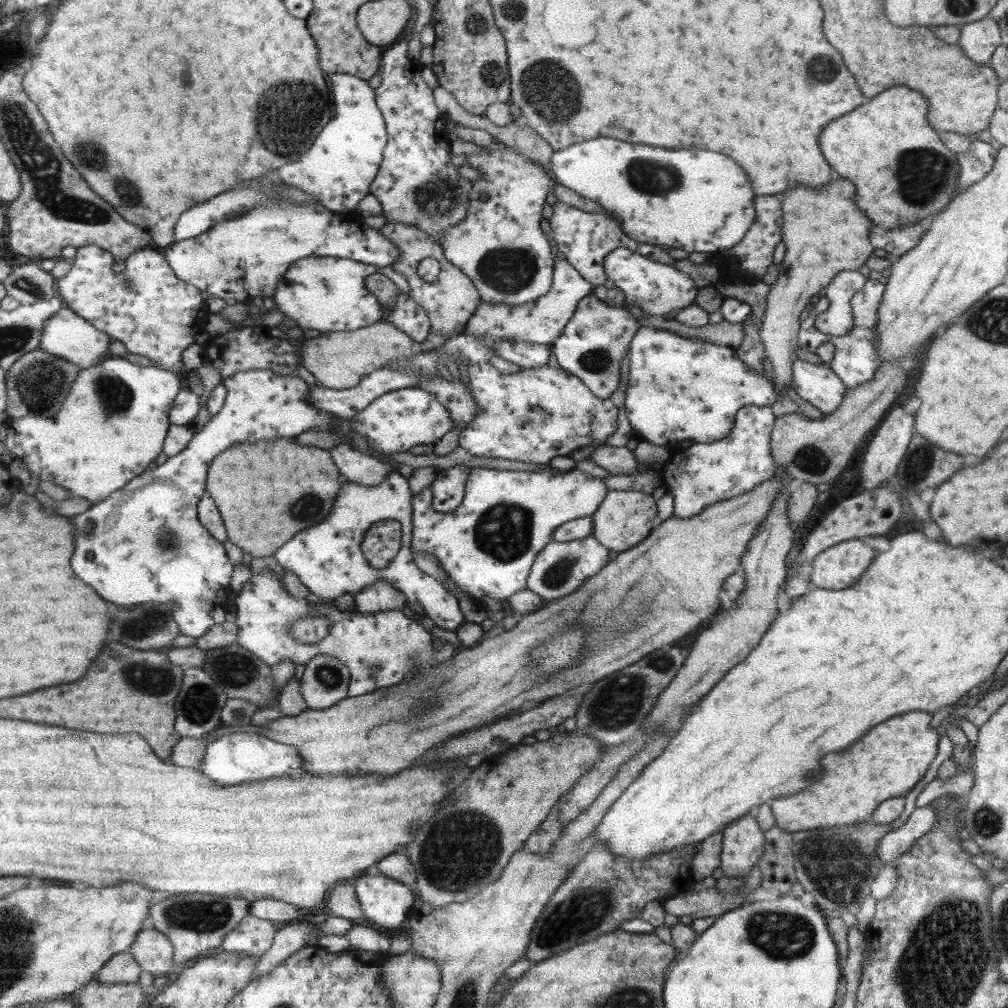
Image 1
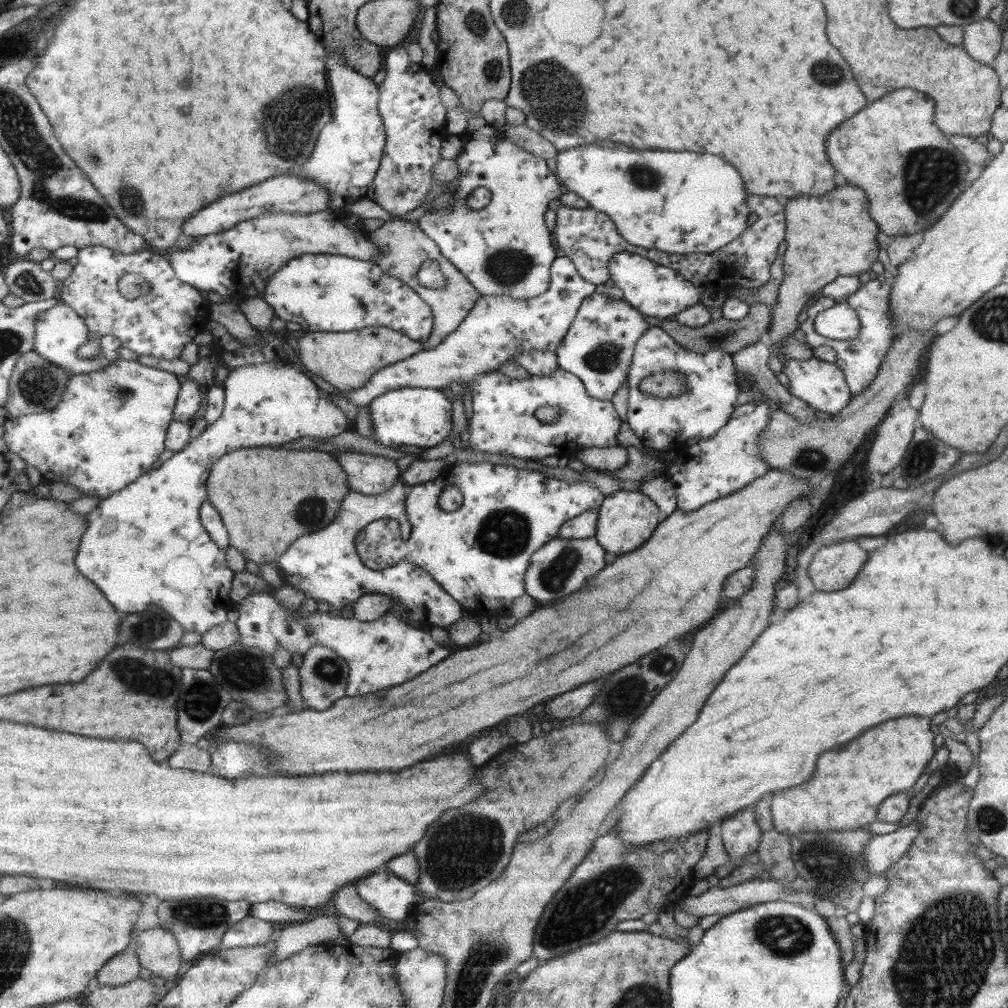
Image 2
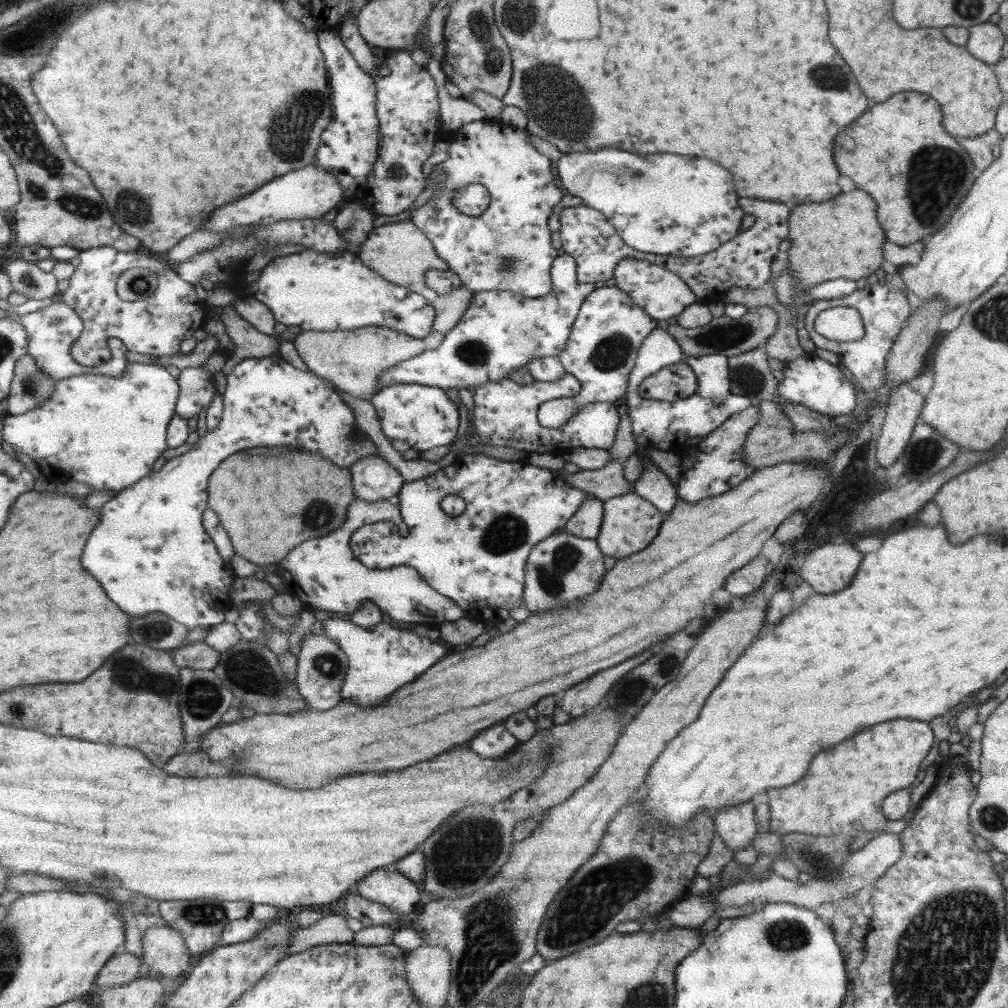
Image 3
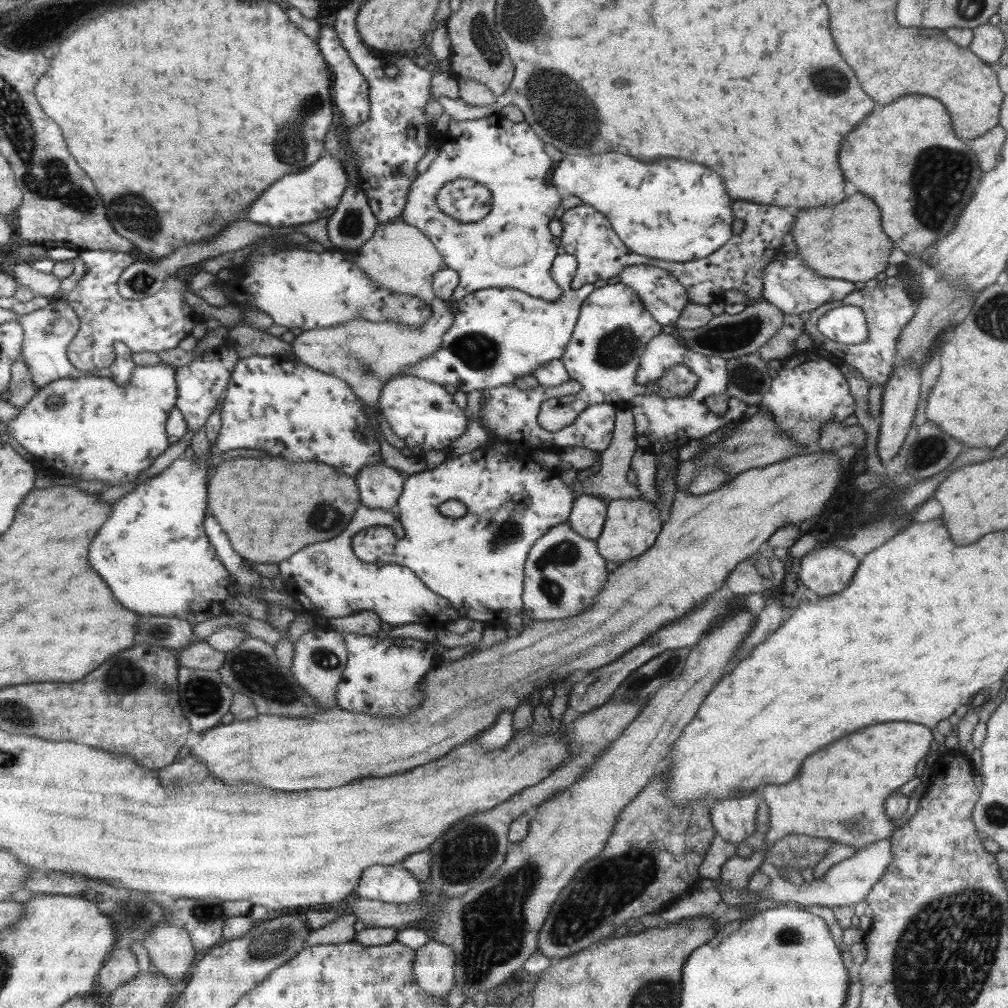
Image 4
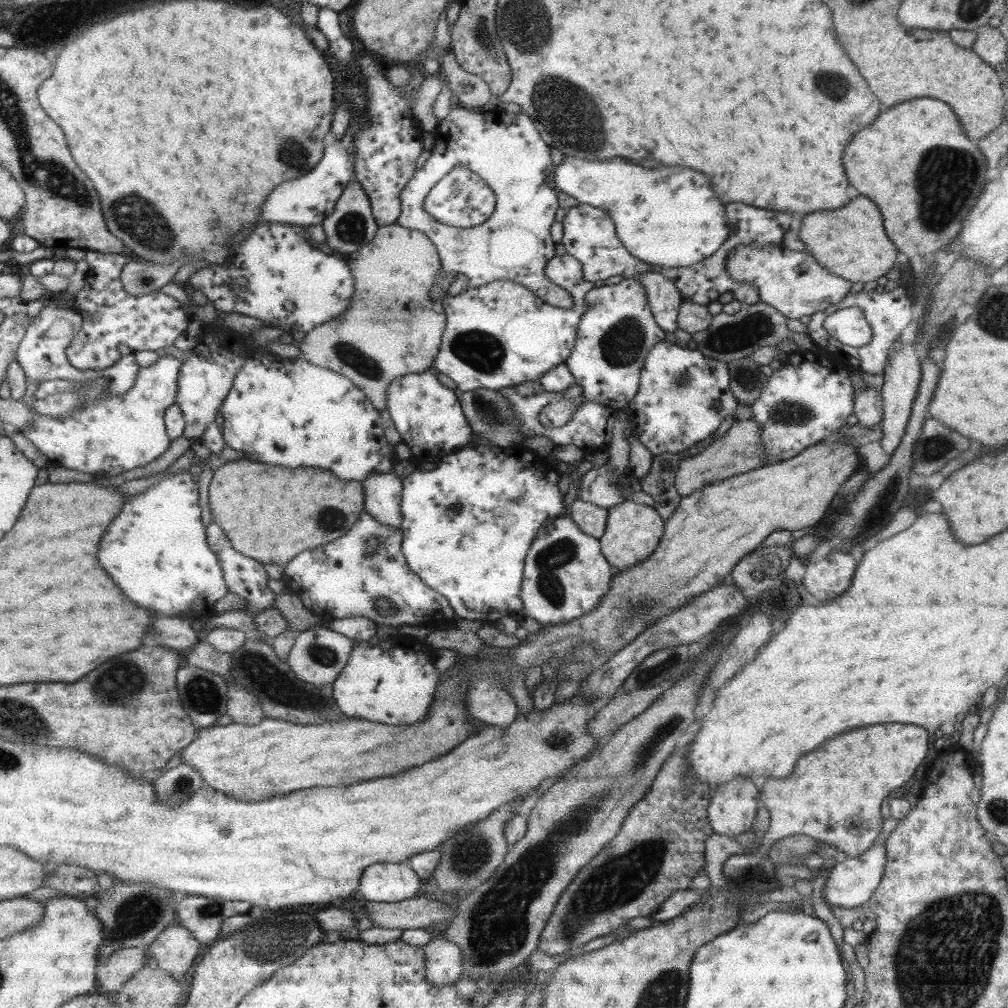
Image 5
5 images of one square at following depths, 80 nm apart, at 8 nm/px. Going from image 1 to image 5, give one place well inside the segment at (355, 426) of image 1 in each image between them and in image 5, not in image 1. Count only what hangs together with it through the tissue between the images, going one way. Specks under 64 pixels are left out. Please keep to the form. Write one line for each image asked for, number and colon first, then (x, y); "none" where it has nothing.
2: (417, 416)
3: (424, 416)
4: (422, 413)
5: (428, 416)

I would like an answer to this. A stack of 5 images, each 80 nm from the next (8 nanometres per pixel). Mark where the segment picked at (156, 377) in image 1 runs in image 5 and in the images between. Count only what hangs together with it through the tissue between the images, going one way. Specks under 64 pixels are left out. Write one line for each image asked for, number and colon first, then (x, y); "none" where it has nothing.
2: (110, 426)
3: (106, 432)
4: (106, 432)
5: (109, 433)

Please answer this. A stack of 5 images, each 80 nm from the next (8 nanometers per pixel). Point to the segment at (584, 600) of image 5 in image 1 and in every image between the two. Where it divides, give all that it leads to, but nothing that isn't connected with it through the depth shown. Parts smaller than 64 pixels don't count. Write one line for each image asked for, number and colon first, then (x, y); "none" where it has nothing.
1: (559, 568)
2: (563, 566)
3: (563, 568)
4: (563, 572)

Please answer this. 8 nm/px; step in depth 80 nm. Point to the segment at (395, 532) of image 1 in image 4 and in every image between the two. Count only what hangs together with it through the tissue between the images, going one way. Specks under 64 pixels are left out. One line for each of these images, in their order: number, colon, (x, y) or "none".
2: (478, 554)
3: (477, 559)
4: (476, 562)

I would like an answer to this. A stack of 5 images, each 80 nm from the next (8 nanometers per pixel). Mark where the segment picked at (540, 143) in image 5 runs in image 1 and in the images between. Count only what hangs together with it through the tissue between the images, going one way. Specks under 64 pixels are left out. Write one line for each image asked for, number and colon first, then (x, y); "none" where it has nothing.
1: (500, 245)
2: (505, 249)
3: (508, 247)
4: (512, 247)

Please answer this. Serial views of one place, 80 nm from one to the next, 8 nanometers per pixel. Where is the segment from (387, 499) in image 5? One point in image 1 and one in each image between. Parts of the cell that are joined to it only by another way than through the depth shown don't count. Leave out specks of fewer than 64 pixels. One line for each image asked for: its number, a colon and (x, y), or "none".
1: (353, 465)
2: (368, 474)
3: (373, 479)
4: (379, 485)

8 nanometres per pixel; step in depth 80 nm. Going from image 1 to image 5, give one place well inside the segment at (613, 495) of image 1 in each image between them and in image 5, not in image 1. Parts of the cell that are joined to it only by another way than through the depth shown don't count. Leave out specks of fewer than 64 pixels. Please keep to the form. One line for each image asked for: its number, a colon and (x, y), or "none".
2: (626, 520)
3: (630, 523)
4: (631, 526)
5: (633, 531)

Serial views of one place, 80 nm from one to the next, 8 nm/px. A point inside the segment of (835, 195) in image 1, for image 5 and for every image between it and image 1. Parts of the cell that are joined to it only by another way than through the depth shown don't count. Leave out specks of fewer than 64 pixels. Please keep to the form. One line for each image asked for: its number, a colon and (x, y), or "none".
2: (828, 236)
3: (841, 238)
4: (846, 241)
5: (851, 243)

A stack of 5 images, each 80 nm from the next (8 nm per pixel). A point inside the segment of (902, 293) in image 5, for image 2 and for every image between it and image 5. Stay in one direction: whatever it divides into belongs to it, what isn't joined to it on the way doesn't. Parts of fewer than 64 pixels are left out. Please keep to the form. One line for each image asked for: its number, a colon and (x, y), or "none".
2: (859, 357)
3: (884, 308)
4: (887, 310)

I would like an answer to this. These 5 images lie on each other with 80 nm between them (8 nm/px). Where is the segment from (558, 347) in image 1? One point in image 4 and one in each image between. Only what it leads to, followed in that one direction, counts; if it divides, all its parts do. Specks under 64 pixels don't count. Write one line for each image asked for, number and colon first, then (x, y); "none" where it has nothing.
2: (598, 348)
3: (604, 342)
4: (613, 328)

